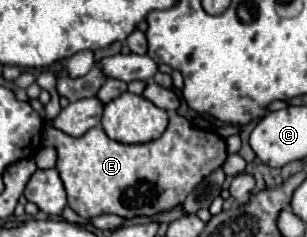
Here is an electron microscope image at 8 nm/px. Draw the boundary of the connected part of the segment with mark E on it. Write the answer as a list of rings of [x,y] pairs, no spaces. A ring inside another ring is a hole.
[[[172,113],[164,135],[140,145],[112,141],[102,127],[92,127],[80,137],[70,137],[54,127],[44,127],[42,141],[58,153],[56,169],[68,193],[68,205],[82,217],[116,213],[126,219],[154,217],[180,205],[186,195],[226,161],[226,143],[210,129],[198,129],[188,119]]]

